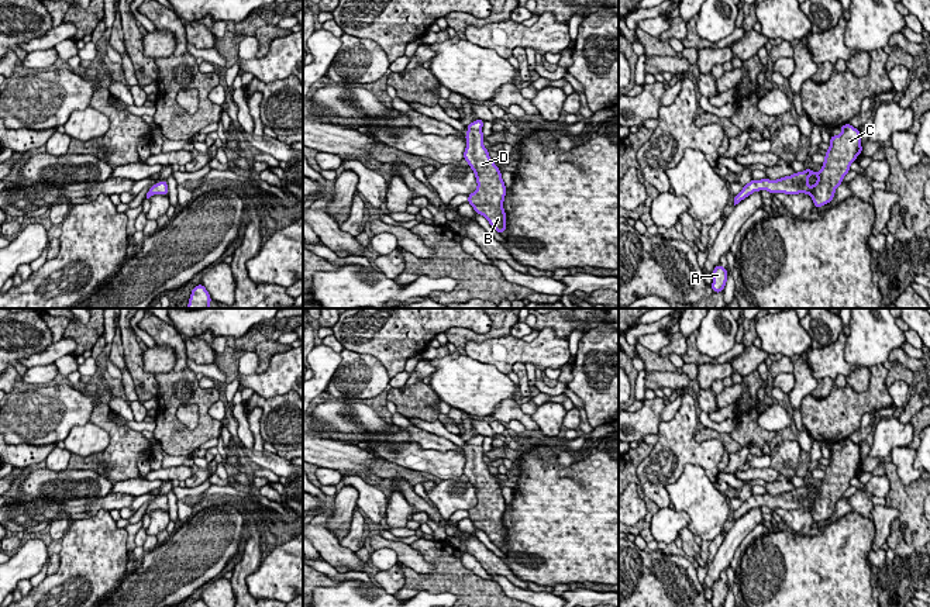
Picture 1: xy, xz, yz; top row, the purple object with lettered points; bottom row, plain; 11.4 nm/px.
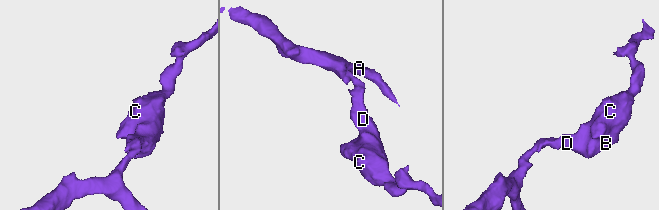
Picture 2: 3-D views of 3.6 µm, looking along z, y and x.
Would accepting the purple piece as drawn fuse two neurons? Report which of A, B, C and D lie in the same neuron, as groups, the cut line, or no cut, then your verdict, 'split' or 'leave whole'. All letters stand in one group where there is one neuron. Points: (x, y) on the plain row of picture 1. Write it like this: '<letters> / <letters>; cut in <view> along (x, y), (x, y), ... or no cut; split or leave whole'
A B C D; no cut; leave whole

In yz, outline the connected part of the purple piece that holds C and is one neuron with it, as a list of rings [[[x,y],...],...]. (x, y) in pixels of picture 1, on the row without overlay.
[[[850,438],[840,442],[840,445],[840,451],[831,451],[830,463],[826,466],[824,477],[819,487],[807,483],[803,487],[796,487],[776,496],[767,493],[761,496],[752,494],[743,501],[738,510],[734,510],[734,521],[760,506],[767,506],[771,510],[810,510],[817,524],[829,520],[834,514],[836,504],[850,487],[850,480],[862,468],[860,445],[854,444]]]

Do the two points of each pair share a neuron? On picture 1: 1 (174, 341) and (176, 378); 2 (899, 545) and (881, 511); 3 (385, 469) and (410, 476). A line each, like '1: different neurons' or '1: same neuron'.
1: same neuron
2: different neurons
3: same neuron

